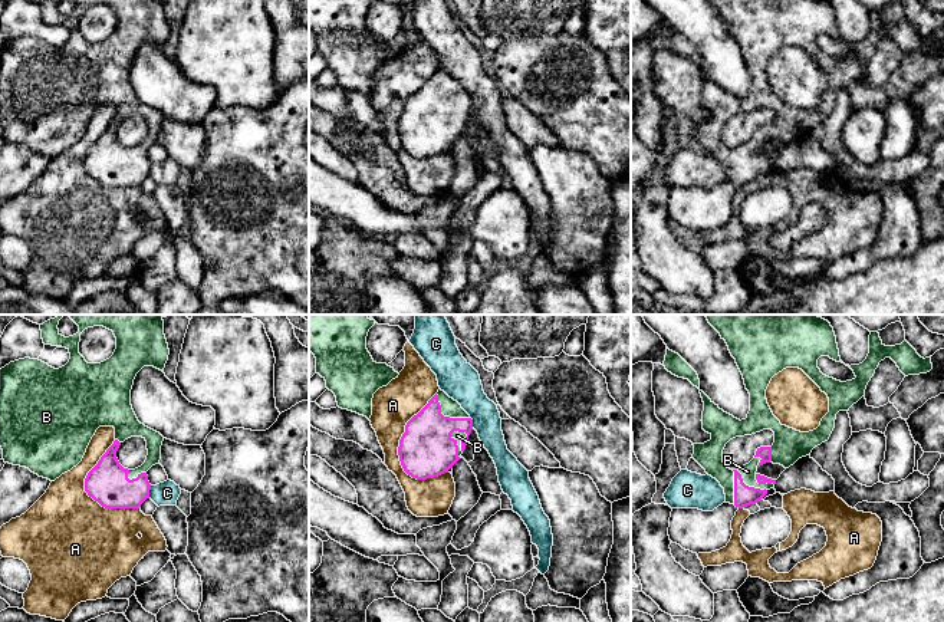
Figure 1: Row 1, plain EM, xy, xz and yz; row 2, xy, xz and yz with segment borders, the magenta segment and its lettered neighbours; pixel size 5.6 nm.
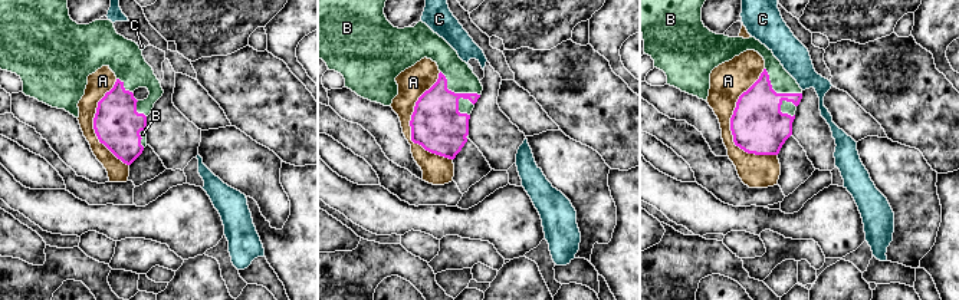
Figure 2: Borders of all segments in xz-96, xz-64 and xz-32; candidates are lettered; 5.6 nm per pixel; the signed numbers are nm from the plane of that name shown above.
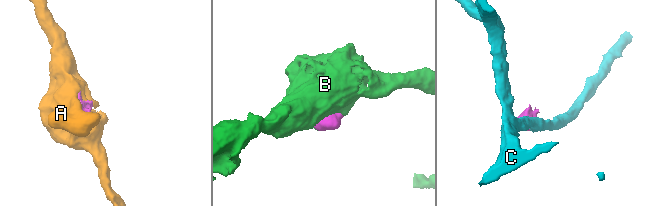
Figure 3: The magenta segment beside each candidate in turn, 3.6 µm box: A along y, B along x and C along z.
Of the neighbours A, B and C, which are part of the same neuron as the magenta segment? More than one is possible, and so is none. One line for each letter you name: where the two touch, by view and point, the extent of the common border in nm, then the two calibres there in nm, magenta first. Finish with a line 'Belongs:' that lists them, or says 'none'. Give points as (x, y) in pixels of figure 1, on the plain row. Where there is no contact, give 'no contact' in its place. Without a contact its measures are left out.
B: meets magenta in yz at (747, 164); contact 240 nm long; 120 nm thick on the magenta side, 90 nm on the other
Belongs: B

